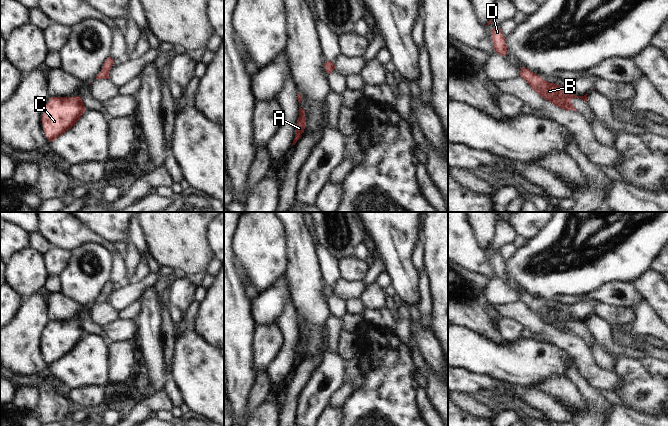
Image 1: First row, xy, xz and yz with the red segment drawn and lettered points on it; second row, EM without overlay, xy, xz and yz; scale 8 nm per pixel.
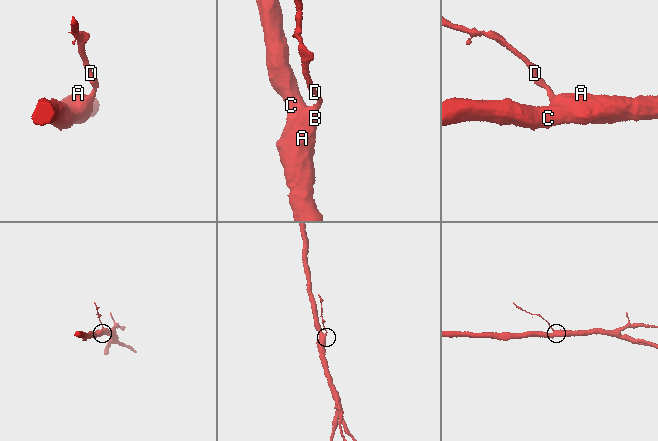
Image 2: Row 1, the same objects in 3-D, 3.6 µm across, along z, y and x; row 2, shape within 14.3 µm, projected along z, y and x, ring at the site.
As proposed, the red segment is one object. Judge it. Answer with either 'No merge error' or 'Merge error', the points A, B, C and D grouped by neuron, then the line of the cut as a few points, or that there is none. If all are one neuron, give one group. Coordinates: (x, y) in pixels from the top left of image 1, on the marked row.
No merge error. Groups: A B C D. No split

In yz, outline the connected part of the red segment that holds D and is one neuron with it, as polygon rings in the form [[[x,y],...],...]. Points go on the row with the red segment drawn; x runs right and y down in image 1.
[[[493,28],[491,31],[491,38],[494,44],[494,50],[496,53],[505,56],[507,54],[507,45],[504,34],[500,28]]]

